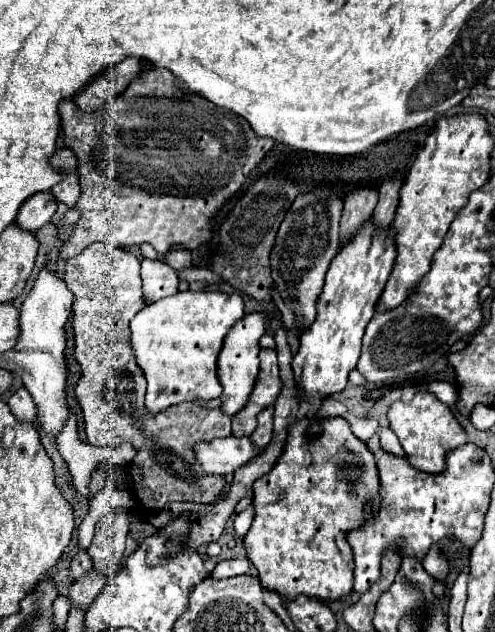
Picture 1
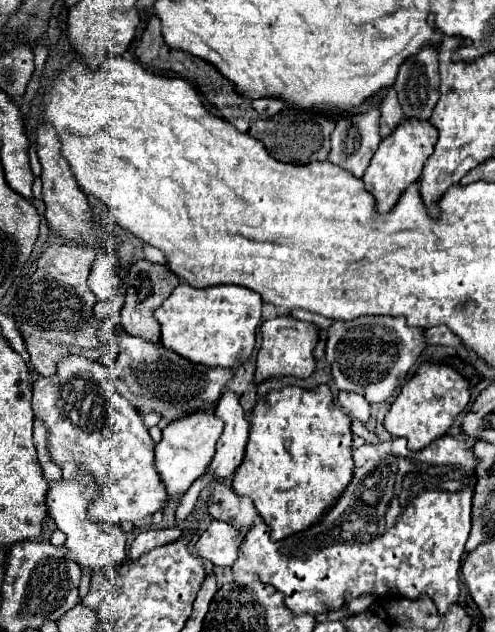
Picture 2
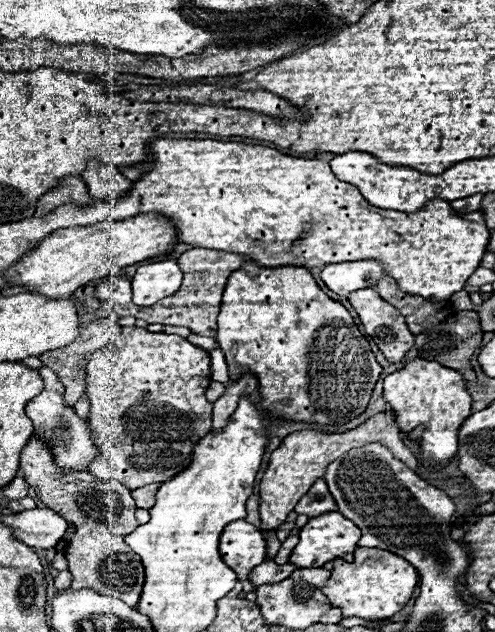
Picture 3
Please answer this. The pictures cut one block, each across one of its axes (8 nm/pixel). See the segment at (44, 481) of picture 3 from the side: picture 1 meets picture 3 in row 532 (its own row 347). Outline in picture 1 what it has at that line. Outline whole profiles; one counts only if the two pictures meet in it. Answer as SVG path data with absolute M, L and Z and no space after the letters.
M96 242L96 244L92 244L92 246L88 246L88 248L84 248L82 250L82 254L80 256L74 256L74 258L70 258L68 262L66 262L66 284L68 284L68 288L70 288L70 292L74 294L74 306L72 306L72 310L74 310L74 336L76 336L76 344L74 344L74 360L78 362L78 366L80 366L80 380L78 380L78 384L76 384L76 390L74 390L74 394L76 394L76 400L78 400L78 404L80 404L80 408L82 408L82 414L84 414L84 426L86 426L86 440L88 440L88 444L94 444L94 446L104 446L104 448L112 448L112 450L116 450L120 444L124 444L124 442L128 442L128 444L132 444L134 446L134 450L136 450L136 456L134 456L134 460L130 462L130 466L126 468L126 472L130 470L130 468L138 468L140 472L142 472L142 482L140 484L130 484L128 482L128 492L132 494L132 498L136 500L136 502L140 502L140 508L144 508L144 510L148 510L148 512L158 512L158 510L164 510L166 506L168 506L168 502L198 502L198 504L214 504L220 496L222 496L222 490L224 490L224 486L226 486L226 478L224 476L208 476L206 472L200 472L200 464L196 464L196 456L194 456L194 452L192 452L192 444L198 444L200 440L216 440L216 438L226 438L226 436L230 436L230 418L222 412L222 410L210 410L210 408L204 408L204 406L200 406L200 404L176 404L176 406L172 406L172 408L166 408L164 412L158 412L156 416L148 416L146 414L146 410L144 410L144 394L146 394L146 380L144 380L144 374L142 374L142 370L136 366L136 362L134 362L134 358L132 358L132 350L130 350L130 330L128 330L128 322L132 320L132 316L140 310L140 308L144 308L146 306L146 300L144 300L144 294L142 294L142 278L140 278L140 260L134 256L134 254L130 254L128 250L120 250L120 248L112 248L112 246L108 246L108 244L100 244L100 242Z

